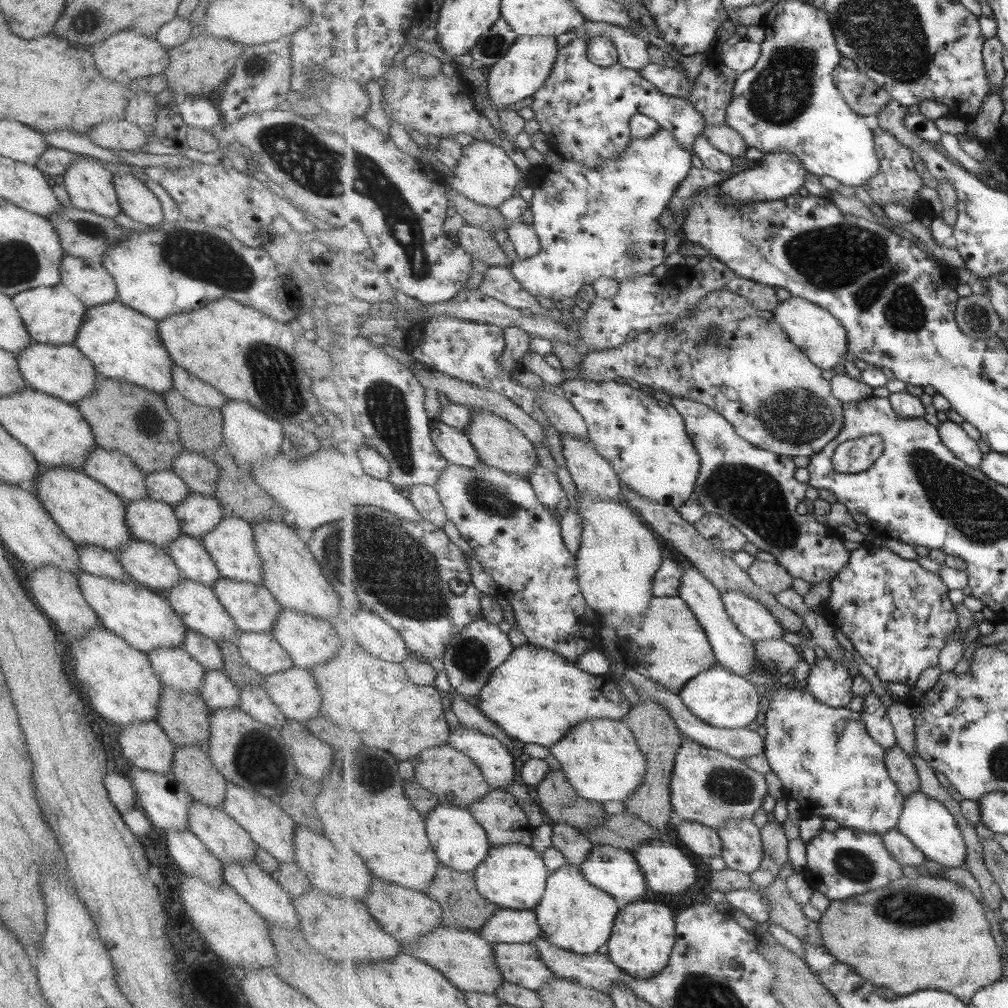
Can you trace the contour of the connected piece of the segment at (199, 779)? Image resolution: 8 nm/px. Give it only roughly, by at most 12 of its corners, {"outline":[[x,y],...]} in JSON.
{"outline":[[175,744],[171,772],[194,800],[219,807],[228,782],[207,750]]}

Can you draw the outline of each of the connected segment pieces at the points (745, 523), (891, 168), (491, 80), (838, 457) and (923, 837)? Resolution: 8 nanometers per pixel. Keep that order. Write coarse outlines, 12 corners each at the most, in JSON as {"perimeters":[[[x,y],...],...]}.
{"perimeters":[[[675,396],[702,456],[694,499],[793,578],[835,581],[852,551],[797,513],[793,457]],[[885,128],[874,130],[881,169],[861,188],[878,206],[906,206],[917,218],[933,212],[913,149]],[[520,36],[492,67],[498,112],[537,95],[552,75],[556,36]],[[881,436],[838,445],[834,468],[845,475],[869,470],[885,450]],[[907,796],[899,831],[948,868],[966,864],[967,843],[943,802]]]}

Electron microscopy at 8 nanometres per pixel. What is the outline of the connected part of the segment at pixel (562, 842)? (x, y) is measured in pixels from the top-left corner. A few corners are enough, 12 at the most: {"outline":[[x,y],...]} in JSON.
{"outline":[[556,822],[553,847],[580,866],[596,844],[580,829]]}

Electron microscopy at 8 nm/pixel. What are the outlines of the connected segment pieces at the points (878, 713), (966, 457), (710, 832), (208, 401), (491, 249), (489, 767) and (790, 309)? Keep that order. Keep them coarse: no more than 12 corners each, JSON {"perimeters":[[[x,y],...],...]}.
{"perimeters":[[[877,694],[864,698],[863,721],[883,748],[898,744],[888,707]],[[950,420],[937,427],[947,448],[980,470],[984,453]],[[682,820],[677,834],[698,856],[722,856],[723,841],[715,828]],[[171,366],[171,386],[183,398],[209,408],[228,400],[184,368]],[[465,223],[457,236],[473,258],[507,267],[509,254],[492,232]],[[460,725],[448,744],[479,765],[493,790],[515,782],[516,758],[497,738]],[[791,297],[774,312],[795,345],[822,370],[849,352],[834,313]]]}

